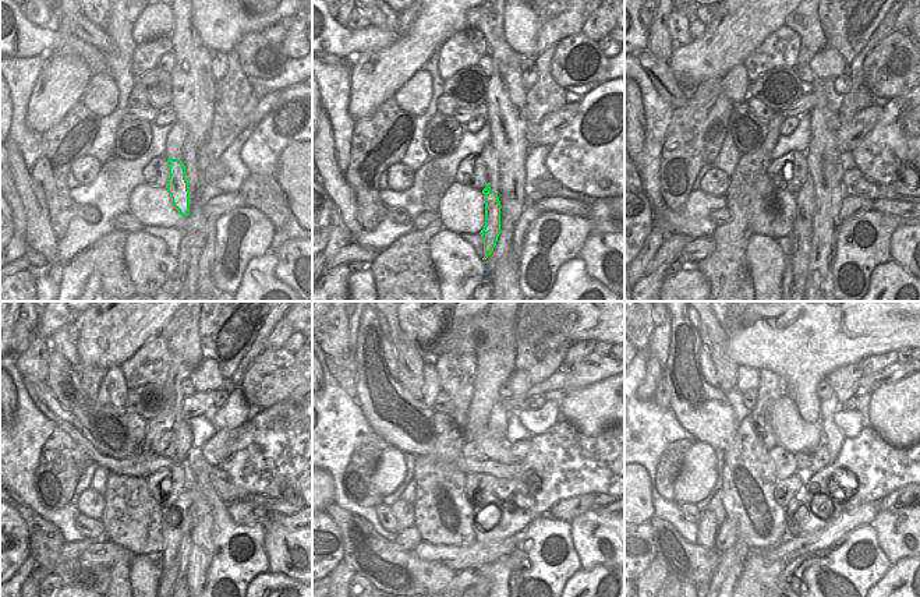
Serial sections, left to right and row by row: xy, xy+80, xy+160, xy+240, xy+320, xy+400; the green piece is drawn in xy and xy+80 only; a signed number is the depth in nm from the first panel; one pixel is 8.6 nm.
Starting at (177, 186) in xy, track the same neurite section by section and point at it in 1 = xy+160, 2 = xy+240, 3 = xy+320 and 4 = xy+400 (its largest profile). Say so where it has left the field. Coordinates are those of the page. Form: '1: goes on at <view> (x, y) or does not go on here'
1: goes on at xy+160 (802, 236)
2: goes on at xy+240 (181, 585)
3: does not go on here
4: does not go on here

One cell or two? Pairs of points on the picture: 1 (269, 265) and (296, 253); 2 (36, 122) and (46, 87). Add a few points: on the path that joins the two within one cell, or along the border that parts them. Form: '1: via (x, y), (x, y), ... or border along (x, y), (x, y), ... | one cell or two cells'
1: border along (273, 254), (276, 257), (275, 276), (289, 286) | two cells
2: via (43, 113), (46, 109), (46, 95) | one cell

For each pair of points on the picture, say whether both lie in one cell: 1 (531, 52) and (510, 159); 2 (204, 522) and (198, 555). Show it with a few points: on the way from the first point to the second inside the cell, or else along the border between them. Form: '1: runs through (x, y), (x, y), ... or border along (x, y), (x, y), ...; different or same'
1: border along (505, 39), (520, 56); different
2: runs through (202, 530), (201, 547); same

